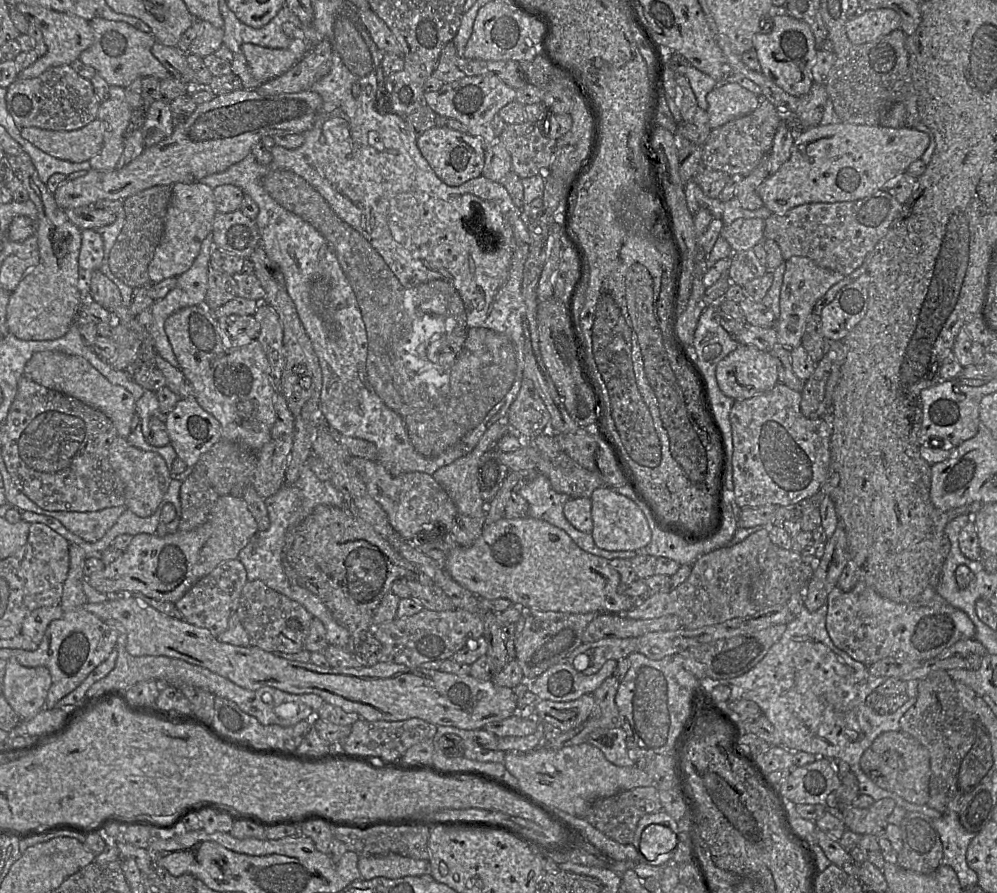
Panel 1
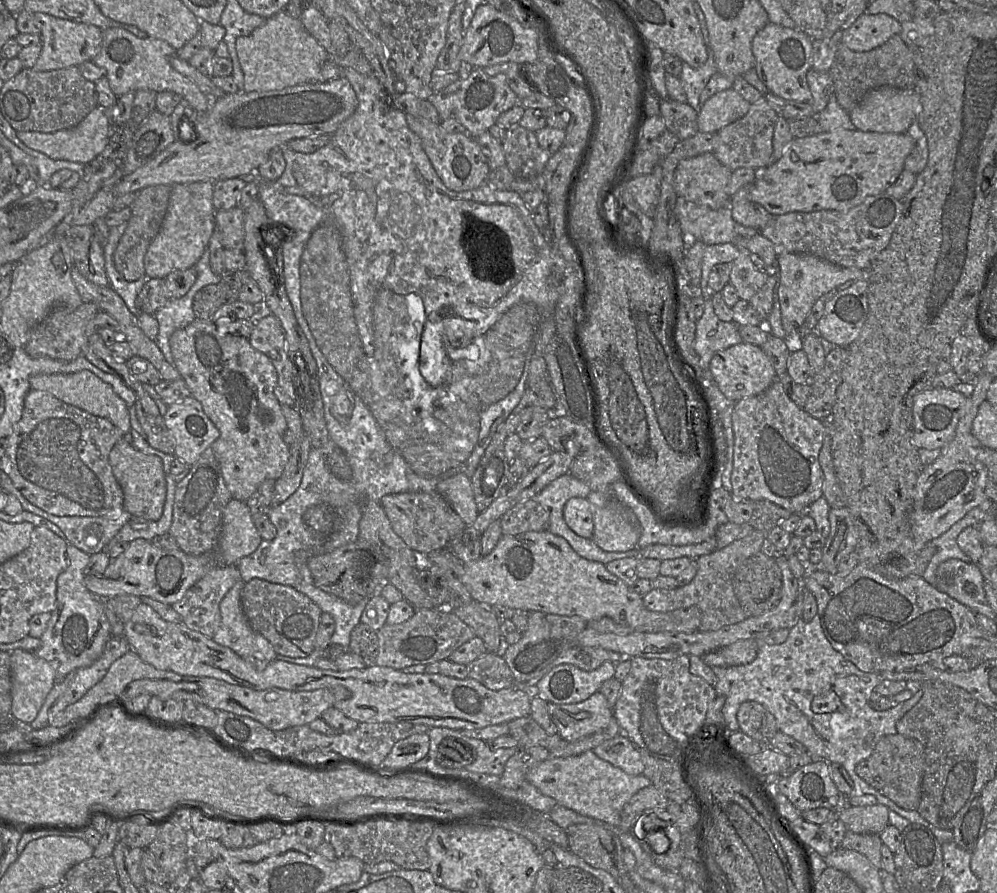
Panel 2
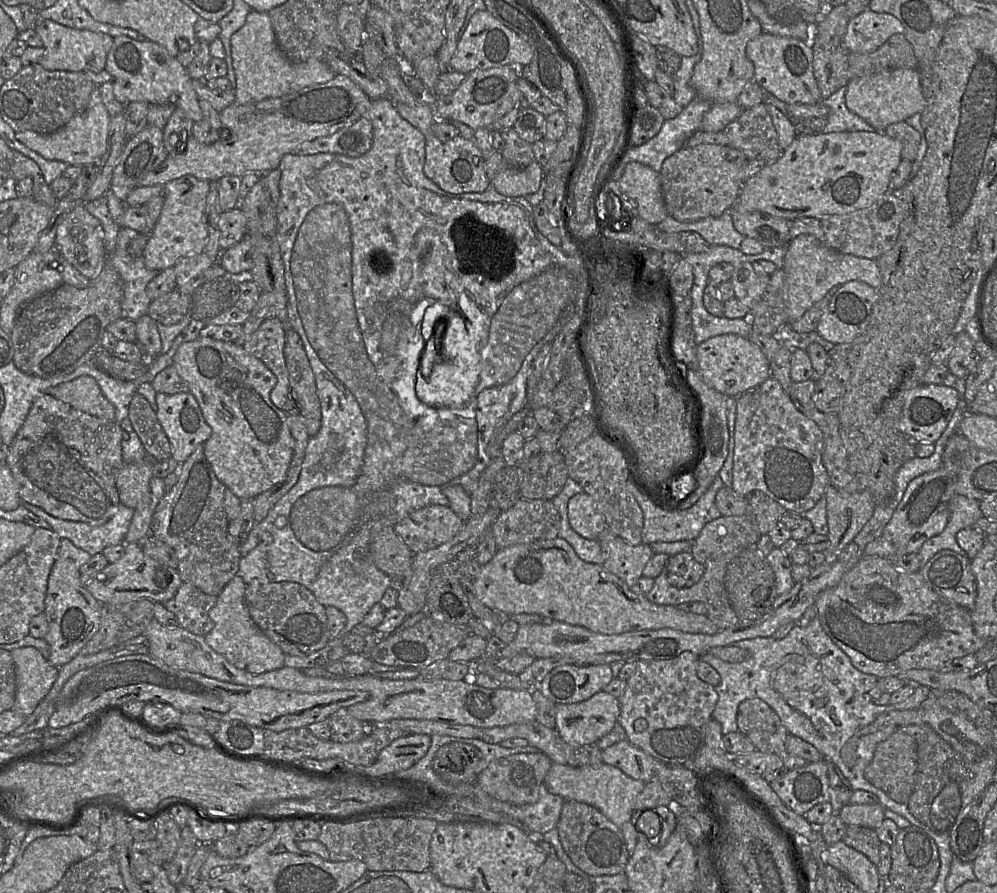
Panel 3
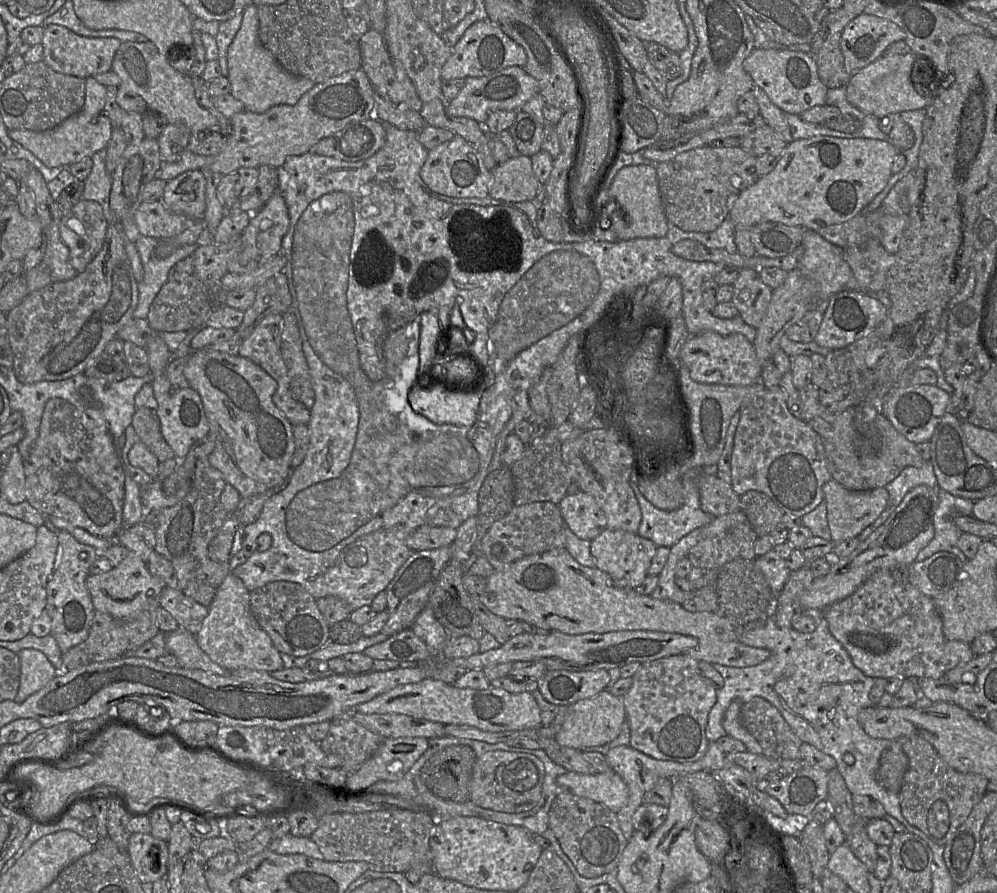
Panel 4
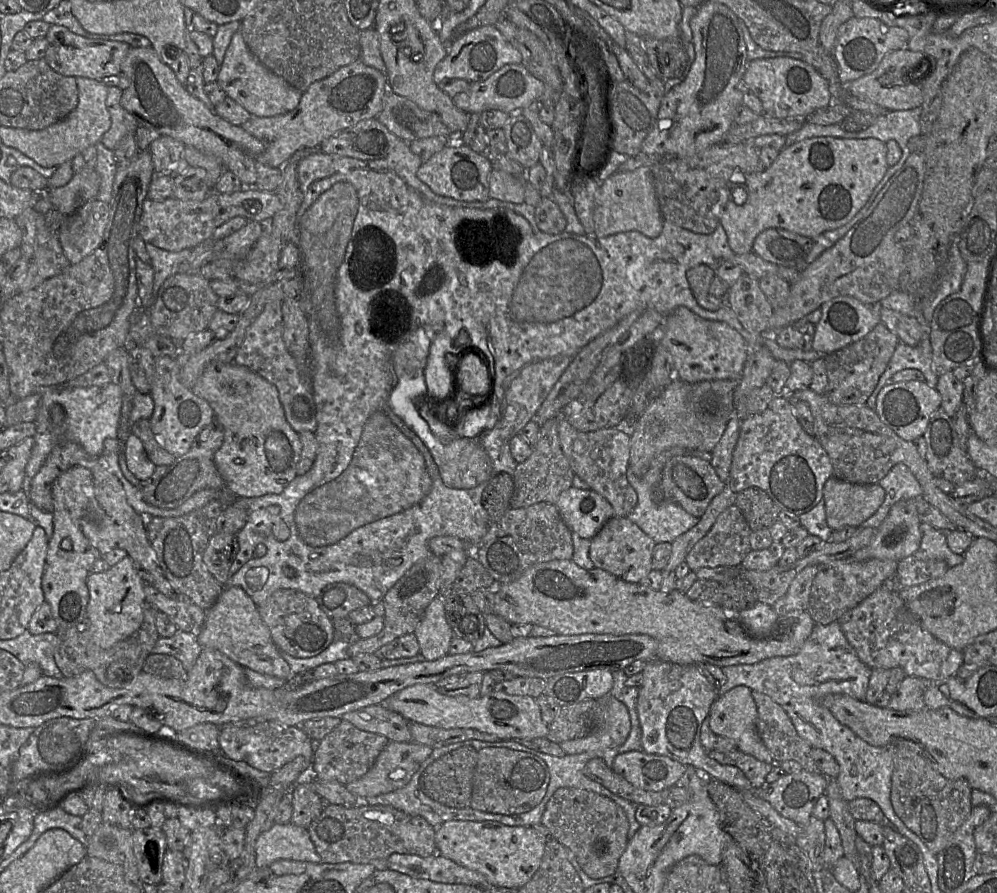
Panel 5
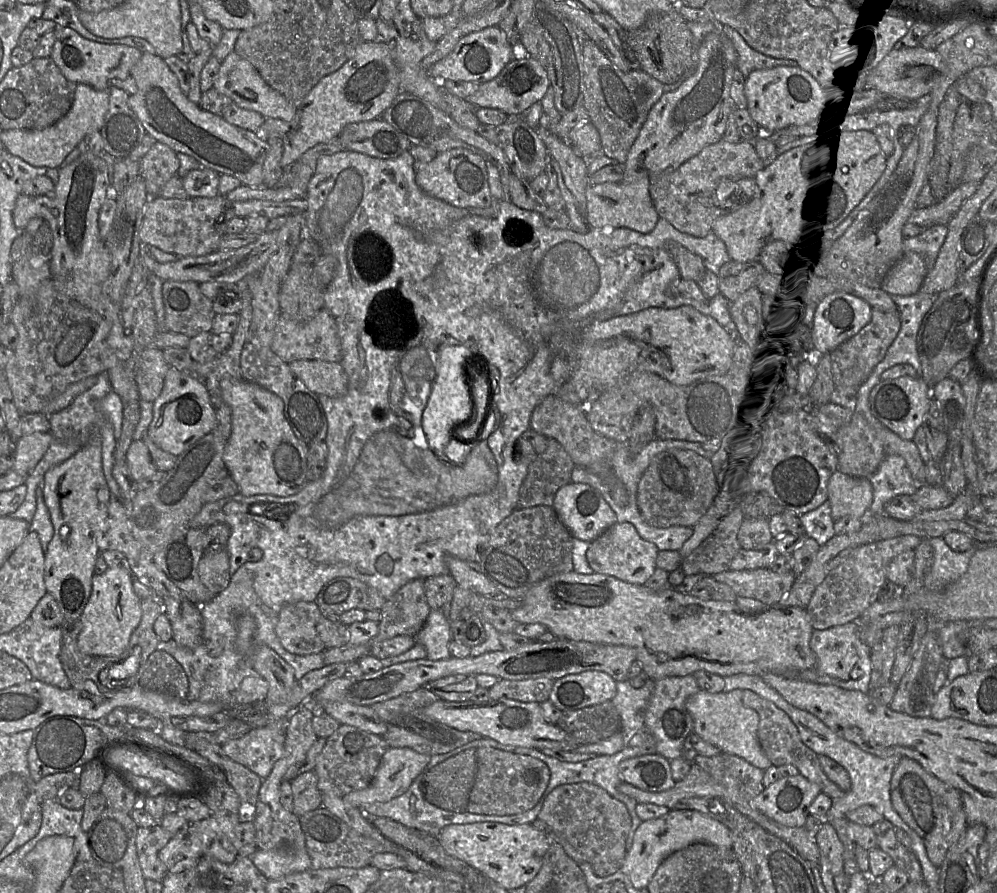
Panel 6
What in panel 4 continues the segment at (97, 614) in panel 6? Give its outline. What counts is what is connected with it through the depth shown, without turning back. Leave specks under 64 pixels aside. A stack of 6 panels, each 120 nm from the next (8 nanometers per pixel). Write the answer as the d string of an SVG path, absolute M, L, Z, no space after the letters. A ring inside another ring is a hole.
M132 551L108 572L88 575L85 585L95 610L118 619L137 616L146 607L157 608L159 595L166 587L164 581L152 575L144 561Z

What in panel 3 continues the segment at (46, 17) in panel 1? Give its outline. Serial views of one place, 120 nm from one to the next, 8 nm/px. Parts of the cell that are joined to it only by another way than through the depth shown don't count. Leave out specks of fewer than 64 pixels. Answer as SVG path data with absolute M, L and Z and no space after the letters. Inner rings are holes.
M37 20L34 29L43 42L44 53L39 64L46 70L100 72L105 69L113 37L90 30L73 29L52 20Z

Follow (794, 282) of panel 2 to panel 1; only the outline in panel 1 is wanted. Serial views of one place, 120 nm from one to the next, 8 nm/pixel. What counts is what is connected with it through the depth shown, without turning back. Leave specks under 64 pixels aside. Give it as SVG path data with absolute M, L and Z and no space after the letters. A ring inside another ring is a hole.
M793 256L785 261L786 269L783 277L783 284L780 290L780 317L776 320L775 330L777 331L778 343L787 348L796 348L801 345L802 336L810 316L813 313L815 304L826 292L837 282L843 279L844 275L815 264L811 259L801 256Z

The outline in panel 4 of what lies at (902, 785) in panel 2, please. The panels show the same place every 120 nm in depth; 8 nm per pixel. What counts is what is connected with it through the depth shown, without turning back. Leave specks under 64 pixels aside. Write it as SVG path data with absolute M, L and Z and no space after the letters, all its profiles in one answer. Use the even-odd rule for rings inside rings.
M901 740L891 741L891 745L880 756L875 779L883 788L898 794L908 767L908 758L902 749Z

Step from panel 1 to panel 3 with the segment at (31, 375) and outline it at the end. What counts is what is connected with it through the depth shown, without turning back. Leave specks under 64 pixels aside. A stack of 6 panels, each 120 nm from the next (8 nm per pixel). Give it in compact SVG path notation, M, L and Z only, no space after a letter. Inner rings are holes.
M81 376L52 387L47 394L89 415L115 420L115 407L104 396L96 380L90 376Z

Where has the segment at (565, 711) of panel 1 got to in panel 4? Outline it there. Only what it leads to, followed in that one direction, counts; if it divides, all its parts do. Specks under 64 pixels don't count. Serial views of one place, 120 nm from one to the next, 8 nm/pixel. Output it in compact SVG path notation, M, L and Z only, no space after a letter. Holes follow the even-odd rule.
M605 689L595 696L568 705L563 724L555 739L559 745L574 749L603 746L619 735L625 721L626 710L623 697L614 696Z

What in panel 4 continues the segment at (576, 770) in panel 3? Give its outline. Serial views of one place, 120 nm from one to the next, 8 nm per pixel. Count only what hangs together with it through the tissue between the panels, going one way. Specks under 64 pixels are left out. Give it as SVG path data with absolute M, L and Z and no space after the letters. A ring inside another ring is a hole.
M613 770L598 774L566 772L556 779L558 786L571 793L603 804L618 813L627 803L629 789Z

